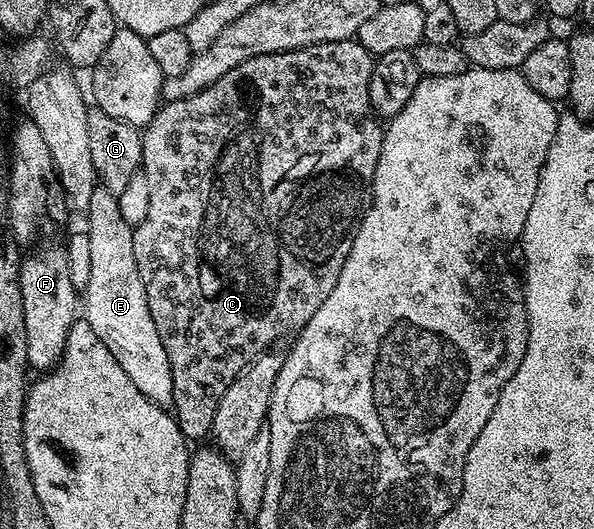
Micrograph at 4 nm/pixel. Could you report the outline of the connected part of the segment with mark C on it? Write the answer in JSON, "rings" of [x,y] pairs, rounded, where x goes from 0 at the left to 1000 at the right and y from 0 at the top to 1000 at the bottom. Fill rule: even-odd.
{"rings":[[[525,95],[456,98],[421,110],[394,125],[394,132],[374,140],[374,147],[367,147],[367,155],[347,170],[315,181],[310,189],[281,191],[264,202],[261,219],[239,250],[239,323],[253,352],[253,397],[246,397],[242,418],[222,435],[226,495],[246,548],[253,601],[259,601],[259,616],[273,639],[273,654],[286,684],[288,769],[296,771],[293,786],[303,803],[303,817],[318,834],[337,832],[355,819],[357,792],[364,788],[374,745],[380,745],[384,732],[409,707],[411,698],[465,654],[476,635],[490,637],[503,629],[515,609],[529,601],[535,578],[556,563],[556,548],[562,548],[564,531],[545,533],[535,522],[554,514],[554,490],[564,476],[577,478],[584,471],[589,442],[598,440],[623,386],[626,333],[643,291],[648,244],[628,217],[626,197],[620,191],[621,138],[586,136],[579,121],[566,129],[562,115],[545,106],[530,106],[529,100]],[[551,151],[566,151],[566,197],[552,197],[552,166],[545,161]]]}

